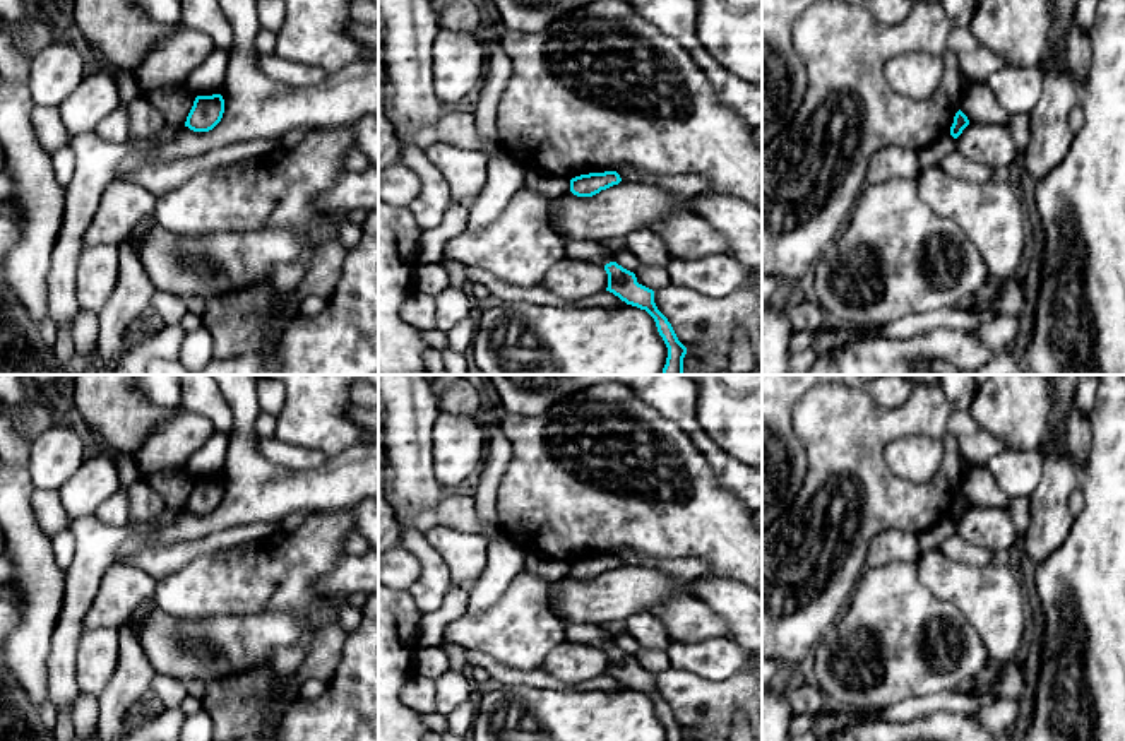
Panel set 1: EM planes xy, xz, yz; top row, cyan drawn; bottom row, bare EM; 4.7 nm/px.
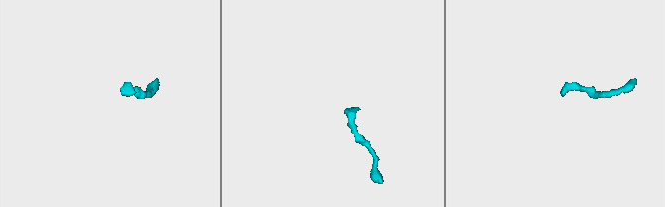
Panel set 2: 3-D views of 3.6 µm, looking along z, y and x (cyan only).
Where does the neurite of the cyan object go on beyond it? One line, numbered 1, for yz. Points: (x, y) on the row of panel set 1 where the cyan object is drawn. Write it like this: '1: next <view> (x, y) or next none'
1: next none

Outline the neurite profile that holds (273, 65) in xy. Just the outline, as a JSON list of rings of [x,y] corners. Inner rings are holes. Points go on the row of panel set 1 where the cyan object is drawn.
[[[257,51],[255,62],[267,77],[288,86],[317,86],[327,75],[327,72],[318,67],[288,62],[276,53],[264,55]]]

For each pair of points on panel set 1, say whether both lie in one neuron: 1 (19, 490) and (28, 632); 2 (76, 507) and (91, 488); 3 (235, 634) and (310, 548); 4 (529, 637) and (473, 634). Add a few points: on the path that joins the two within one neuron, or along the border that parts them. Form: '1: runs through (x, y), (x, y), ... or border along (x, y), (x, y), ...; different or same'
1: runs through (19, 526), (33, 560), (35, 596); same
2: runs through (79, 502), (86, 493); same
3: border along (291, 615), (257, 611), (211, 618); different
4: runs through (516, 634), (487, 634); same

